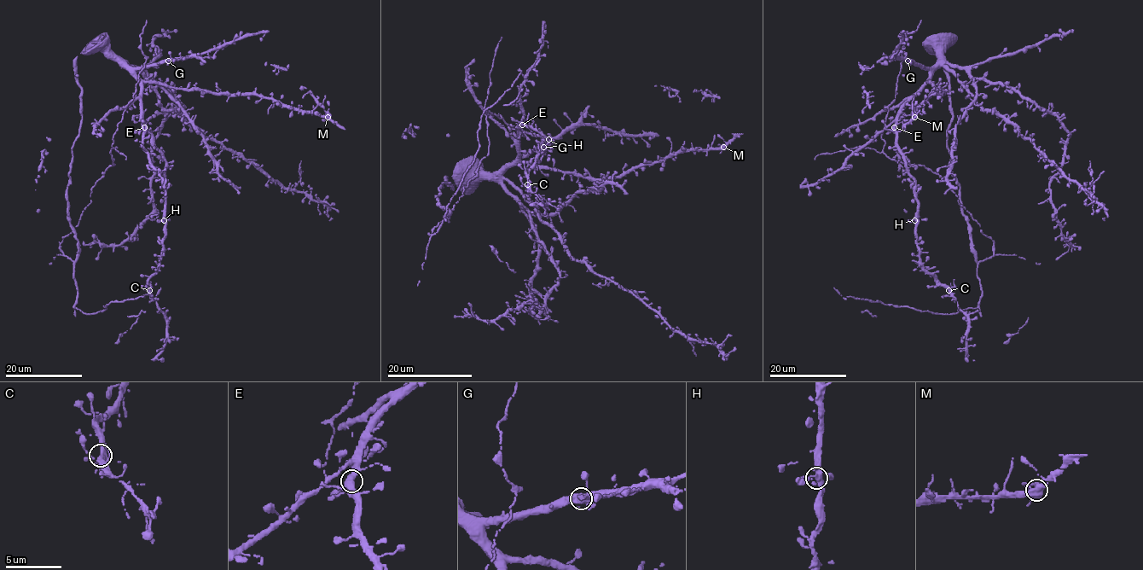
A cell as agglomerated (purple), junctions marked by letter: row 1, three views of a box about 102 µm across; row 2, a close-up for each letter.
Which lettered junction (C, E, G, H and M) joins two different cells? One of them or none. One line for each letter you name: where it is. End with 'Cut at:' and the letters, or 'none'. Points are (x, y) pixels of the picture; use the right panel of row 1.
Cut at: none

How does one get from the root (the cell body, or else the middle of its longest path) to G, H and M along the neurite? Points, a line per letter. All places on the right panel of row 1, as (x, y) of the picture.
G: (881, 136), (889, 110), (913, 95), (929, 76), (926, 67), (908, 61)
H: (881, 136), (889, 110), (907, 98), (896, 126), (896, 146), (914, 180), (918, 202), (914, 220)
M: (881, 136), (889, 110), (897, 107), (926, 82), (943, 93), (932, 94), (918, 108), (914, 117)

